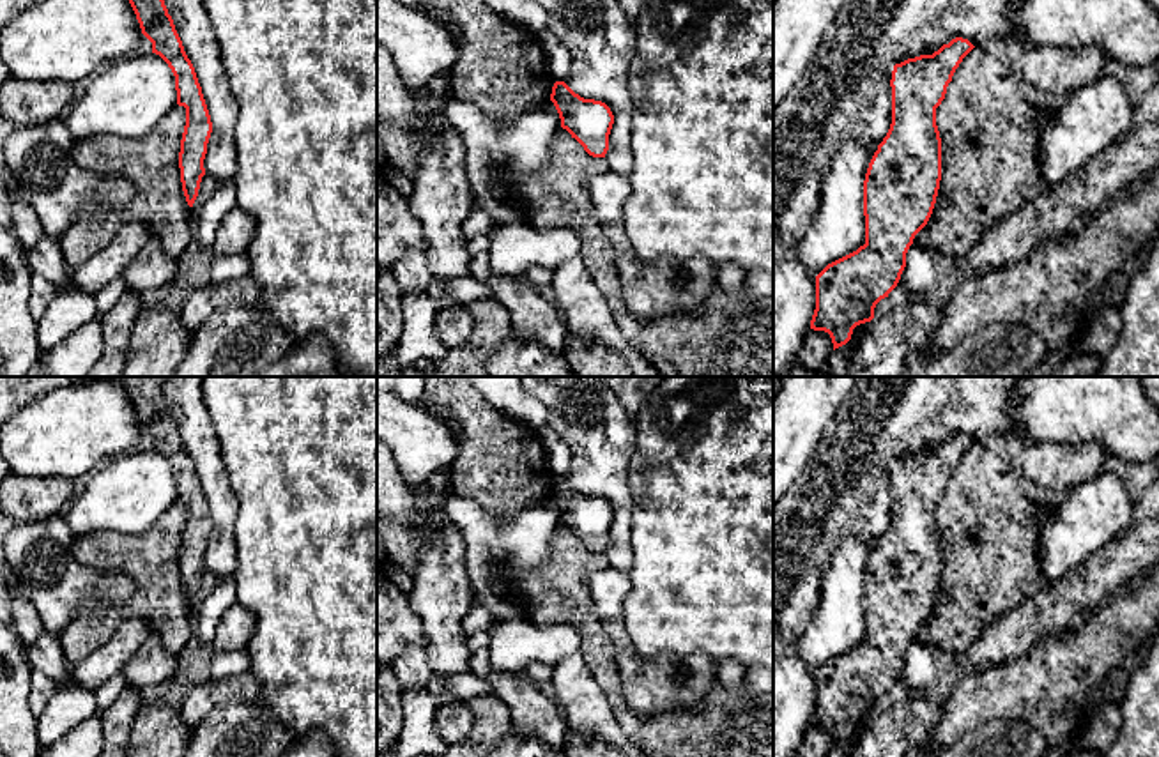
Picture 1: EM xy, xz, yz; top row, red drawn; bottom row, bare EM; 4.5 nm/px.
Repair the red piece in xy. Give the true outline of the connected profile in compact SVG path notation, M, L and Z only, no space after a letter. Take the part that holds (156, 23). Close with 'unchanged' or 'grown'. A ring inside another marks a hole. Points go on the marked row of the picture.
M129 0L142 34L152 42L175 76L177 104L186 108L186 126L180 140L179 168L186 202L193 207L202 177L203 159L212 133L211 115L195 67L168 14L165 0Z; unchanged

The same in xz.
M556 81L550 101L554 103L561 127L575 138L593 157L605 157L609 134L614 124L610 108L595 99L584 99L564 81Z; unchanged

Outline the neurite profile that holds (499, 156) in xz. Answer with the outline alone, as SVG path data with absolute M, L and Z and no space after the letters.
M449 97L446 119L460 133L465 145L465 170L476 193L476 207L490 214L495 226L527 223L531 203L518 191L520 182L540 173L549 163L550 145L561 129L561 119L552 101L522 113L506 124L485 115L485 111L465 101Z

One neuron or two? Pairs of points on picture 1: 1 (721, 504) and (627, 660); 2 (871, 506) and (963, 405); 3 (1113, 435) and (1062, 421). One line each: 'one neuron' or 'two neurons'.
1: two neurons
2: one neuron
3: one neuron

